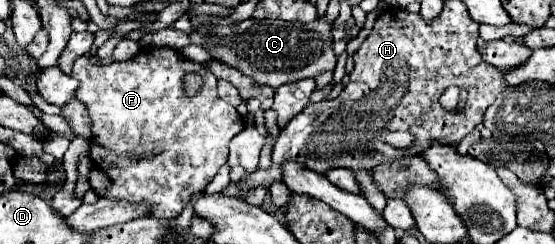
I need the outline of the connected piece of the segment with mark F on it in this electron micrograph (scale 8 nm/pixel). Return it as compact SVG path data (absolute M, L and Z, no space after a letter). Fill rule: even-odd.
M146 47L136 57L128 61L114 61L112 65L94 65L88 57L78 57L70 75L80 81L76 97L86 105L92 121L90 159L100 171L108 175L110 181L102 197L146 203L150 207L150 217L172 219L180 215L190 197L196 191L204 191L218 169L228 161L228 141L244 127L238 111L218 97L218 79L214 77L214 73L204 69L200 63L192 63L180 57L178 51L168 47ZM188 73L198 73L202 77L202 87L196 95L188 95L184 89L184 77ZM144 143L160 145L162 151L154 157L144 157L150 151L130 151Z

